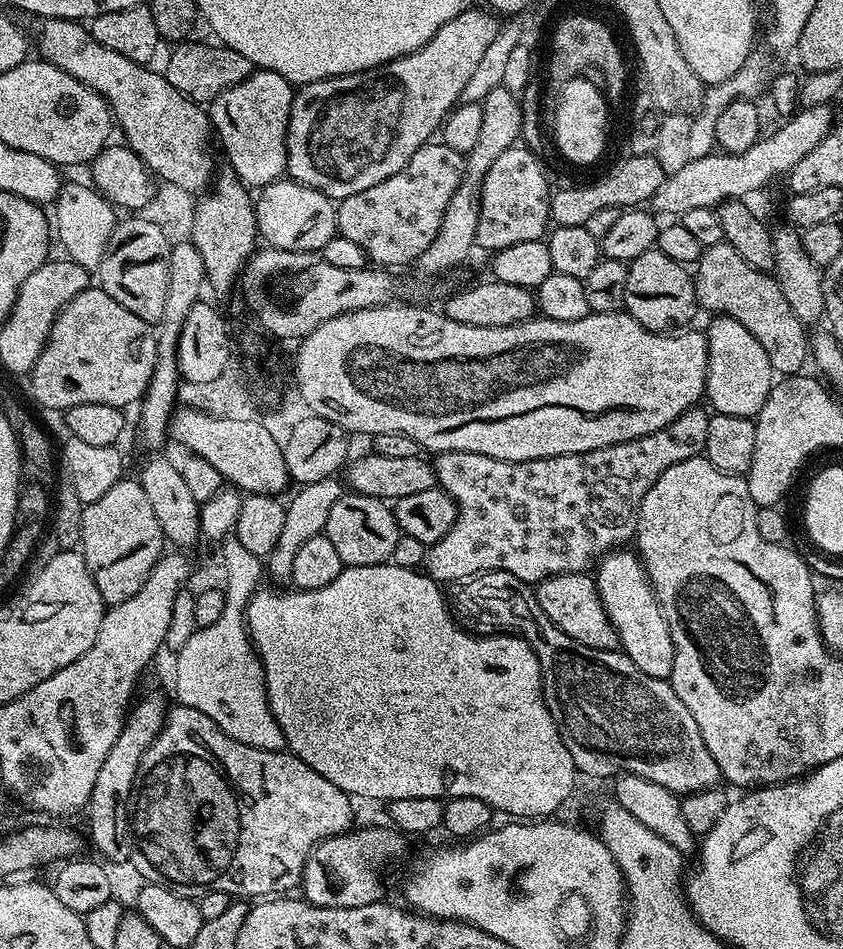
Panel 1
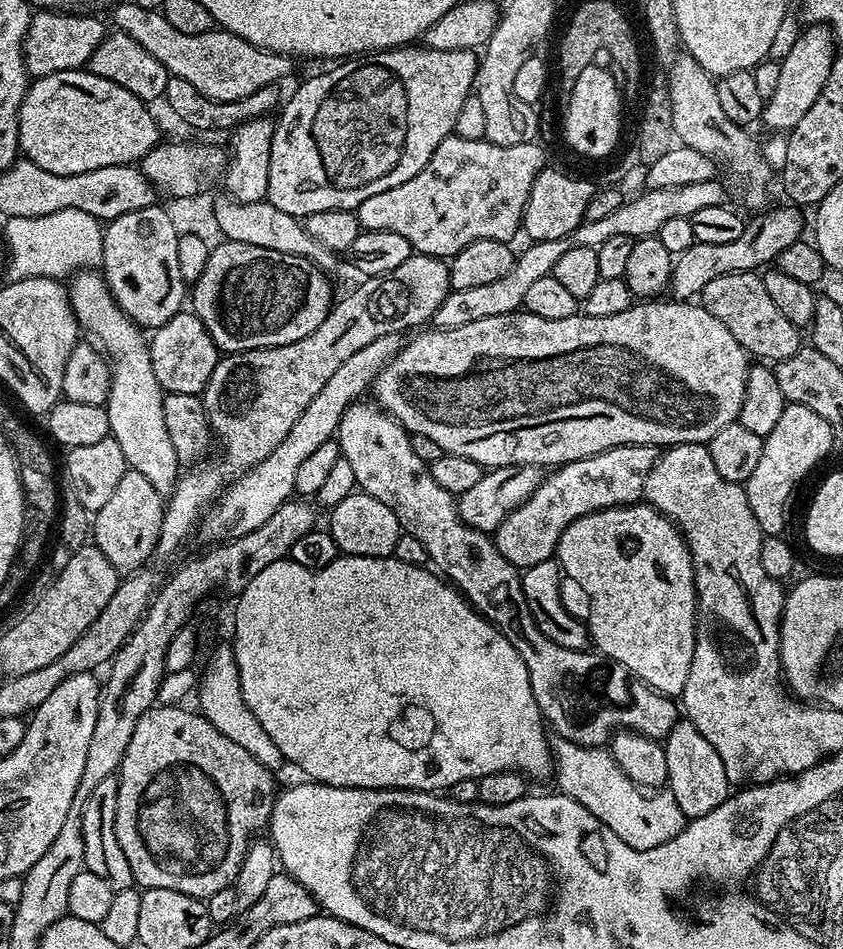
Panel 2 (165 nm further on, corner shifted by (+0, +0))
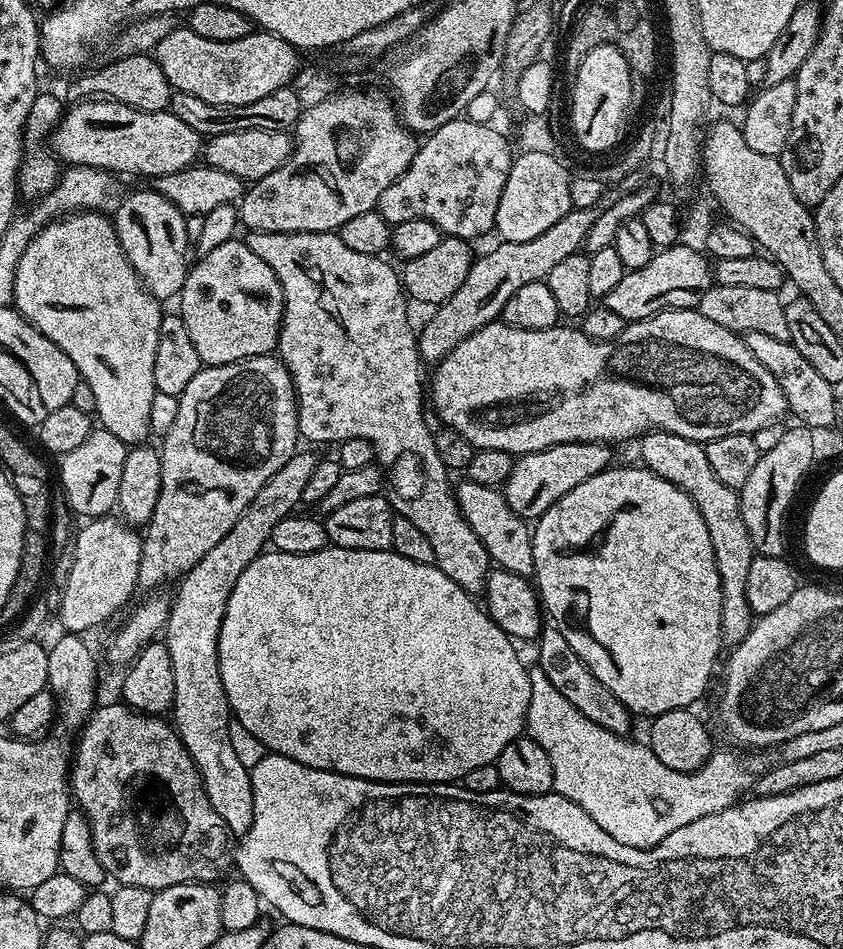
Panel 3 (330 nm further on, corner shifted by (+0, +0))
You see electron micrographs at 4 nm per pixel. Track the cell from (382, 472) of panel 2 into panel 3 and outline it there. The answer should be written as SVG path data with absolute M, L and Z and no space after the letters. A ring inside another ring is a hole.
M248 232L246 243L250 246L250 250L254 250L254 254L258 254L258 258L262 258L262 262L266 262L266 266L270 266L270 270L274 270L274 274L278 274L278 282L282 286L284 318L280 322L278 355L287 366L292 386L296 391L296 413L298 414L301 437L305 441L308 439L312 444L324 444L327 440L339 442L350 438L366 438L366 442L370 442L370 446L374 450L375 463L381 469L386 470L387 487L389 489L392 487L390 503L393 513L414 522L414 526L418 526L418 530L422 530L422 534L426 534L430 546L434 546L435 565L442 570L442 574L446 574L446 578L458 582L458 586L462 586L462 590L473 594L483 593L484 583L488 580L493 562L488 557L486 546L482 546L478 534L474 534L474 530L470 530L470 526L464 521L464 515L460 513L460 507L456 505L454 484L453 481L448 481L450 470L444 465L442 458L438 458L438 446L433 429L428 429L428 420L424 417L426 388L425 385L424 388L420 385L422 361L418 332L415 327L412 329L412 324L408 321L409 301L406 299L401 273L397 269L395 272L384 261L383 255L371 256L370 254L358 254L358 250L350 250L350 246L343 244L342 238L336 232Z

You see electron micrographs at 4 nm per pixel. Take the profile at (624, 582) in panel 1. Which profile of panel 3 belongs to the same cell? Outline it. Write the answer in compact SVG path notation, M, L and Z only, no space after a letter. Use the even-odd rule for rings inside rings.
M609 466L603 472L594 474L594 478L586 478L570 494L562 494L550 510L541 514L531 529L532 553L534 554L534 587L540 597L540 603L547 619L558 626L562 638L570 642L574 654L586 662L590 674L622 702L628 711L637 717L655 718L666 714L666 710L692 708L695 700L704 696L708 683L712 680L712 671L716 668L716 659L720 656L720 648L724 644L722 638L722 582L718 574L718 566L714 558L714 542L710 542L710 530L706 530L706 518L694 506L694 502L678 486L666 482L650 469L616 468Z

